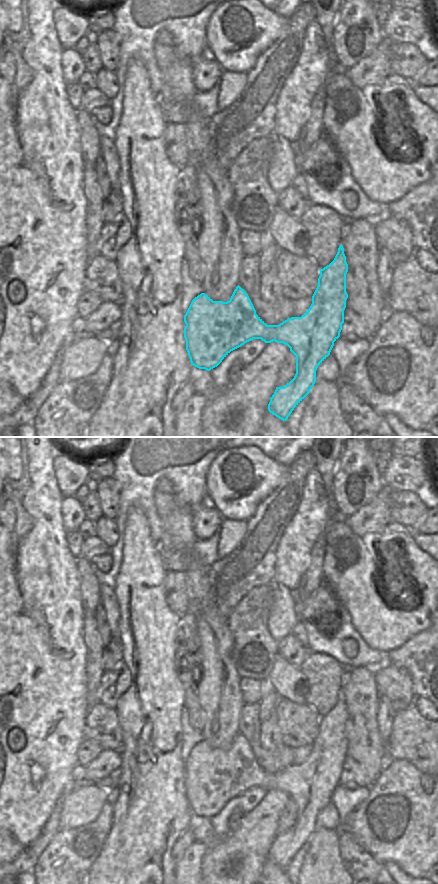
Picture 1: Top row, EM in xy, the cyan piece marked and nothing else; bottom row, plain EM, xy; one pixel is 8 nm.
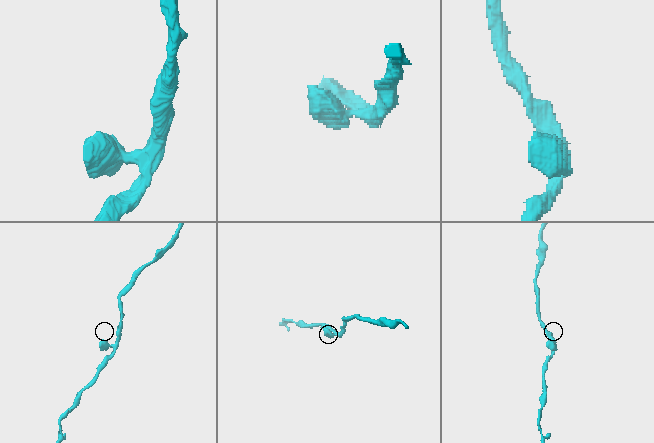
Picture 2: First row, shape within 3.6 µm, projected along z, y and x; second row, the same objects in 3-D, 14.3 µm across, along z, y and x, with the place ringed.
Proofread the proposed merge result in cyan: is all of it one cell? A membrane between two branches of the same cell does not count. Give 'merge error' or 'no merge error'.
no merge error

